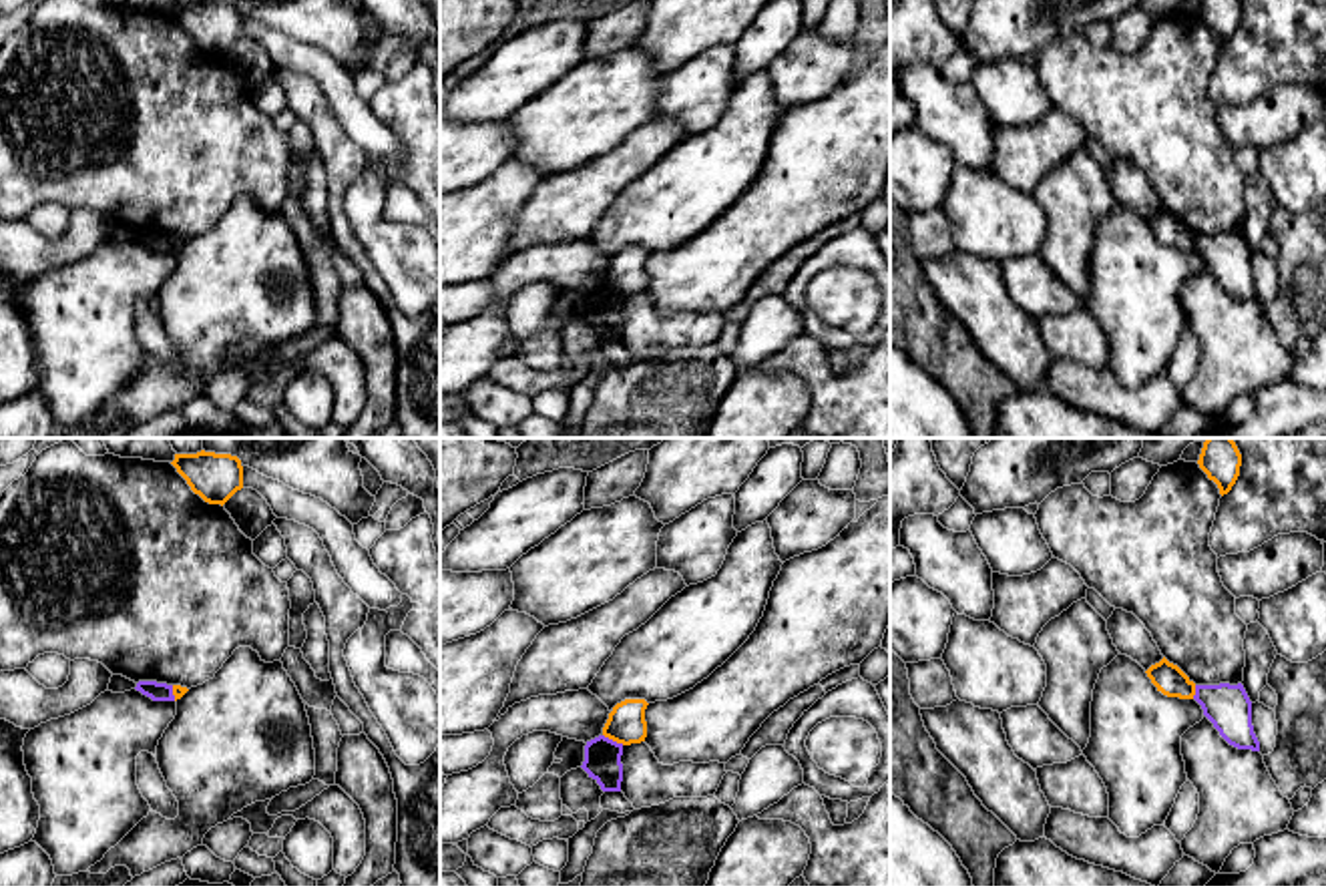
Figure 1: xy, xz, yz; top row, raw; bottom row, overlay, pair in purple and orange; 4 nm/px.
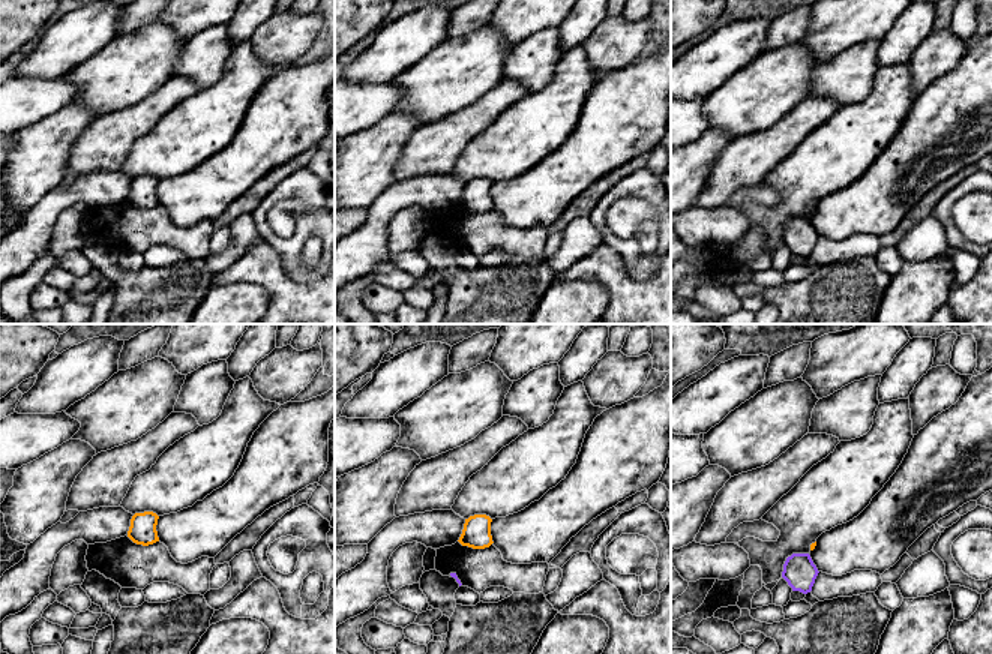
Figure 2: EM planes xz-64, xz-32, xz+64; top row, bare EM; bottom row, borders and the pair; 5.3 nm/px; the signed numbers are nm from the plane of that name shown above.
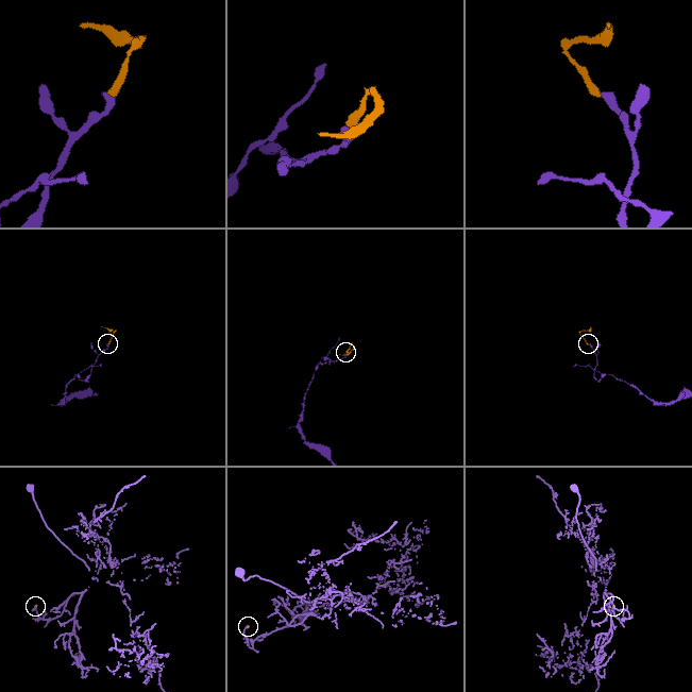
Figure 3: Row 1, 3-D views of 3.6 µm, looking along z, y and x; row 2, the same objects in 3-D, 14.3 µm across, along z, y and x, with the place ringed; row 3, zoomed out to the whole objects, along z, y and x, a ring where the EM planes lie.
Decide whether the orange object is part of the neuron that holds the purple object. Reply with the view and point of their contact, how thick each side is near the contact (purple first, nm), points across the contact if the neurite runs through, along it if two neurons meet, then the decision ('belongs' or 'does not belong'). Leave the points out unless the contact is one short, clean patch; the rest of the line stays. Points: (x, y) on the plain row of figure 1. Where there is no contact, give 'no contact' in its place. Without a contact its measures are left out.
xz (611, 290) | 140/150 nm | along xz (603, 284), (623, 294) | does not belong

